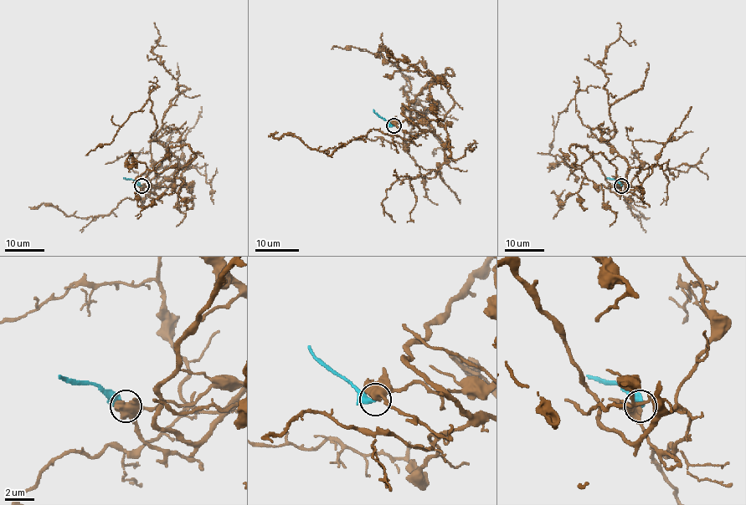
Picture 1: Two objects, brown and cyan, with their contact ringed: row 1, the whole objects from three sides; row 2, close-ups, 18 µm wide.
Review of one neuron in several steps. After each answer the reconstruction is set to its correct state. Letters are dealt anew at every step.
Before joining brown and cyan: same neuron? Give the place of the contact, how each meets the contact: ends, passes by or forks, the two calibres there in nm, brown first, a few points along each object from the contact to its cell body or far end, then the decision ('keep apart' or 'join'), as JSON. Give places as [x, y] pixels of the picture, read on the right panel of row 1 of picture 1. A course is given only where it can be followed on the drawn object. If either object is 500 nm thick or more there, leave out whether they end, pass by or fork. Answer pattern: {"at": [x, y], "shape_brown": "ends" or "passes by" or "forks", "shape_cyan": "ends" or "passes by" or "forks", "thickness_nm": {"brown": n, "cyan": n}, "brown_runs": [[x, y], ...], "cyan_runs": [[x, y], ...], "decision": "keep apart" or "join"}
{"at": [621, 186], "thickness_nm": {"brown": 500, "cyan": 400}, "brown_runs": [[621, 186], [600, 152], [577, 165], [569, 147], [619, 195], [628, 163], [608, 141], [600, 64], [629, 46]], "cyan_runs": [[621, 186], [615, 180], [606, 177]], "decision": "keep apart"}

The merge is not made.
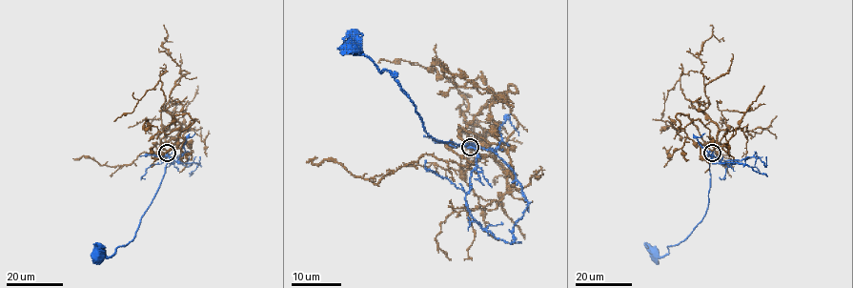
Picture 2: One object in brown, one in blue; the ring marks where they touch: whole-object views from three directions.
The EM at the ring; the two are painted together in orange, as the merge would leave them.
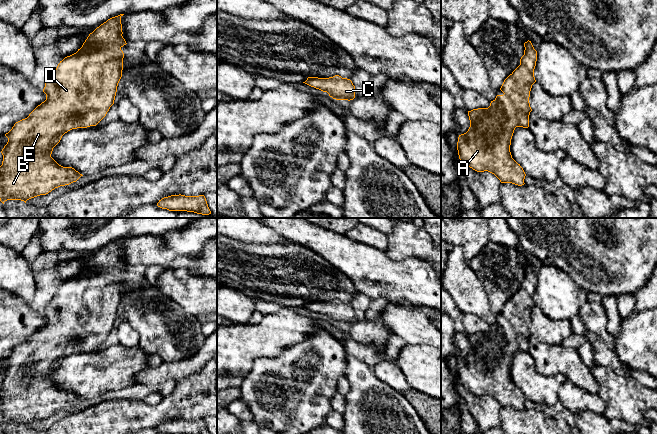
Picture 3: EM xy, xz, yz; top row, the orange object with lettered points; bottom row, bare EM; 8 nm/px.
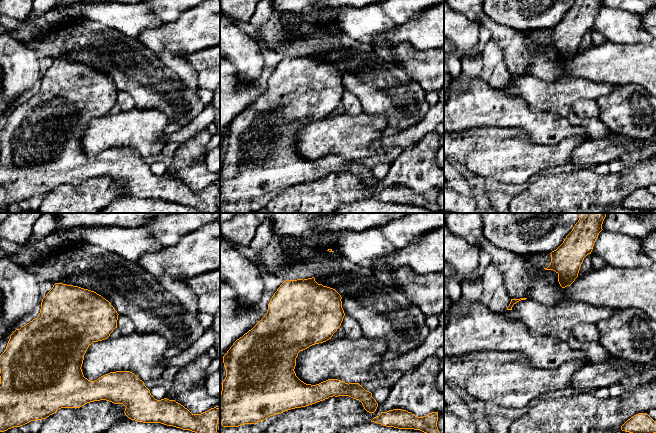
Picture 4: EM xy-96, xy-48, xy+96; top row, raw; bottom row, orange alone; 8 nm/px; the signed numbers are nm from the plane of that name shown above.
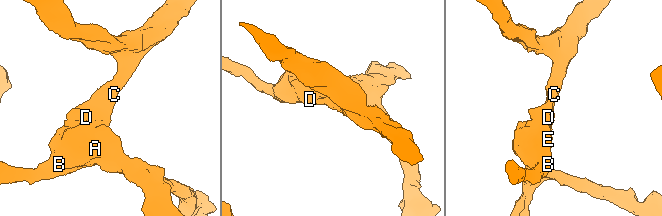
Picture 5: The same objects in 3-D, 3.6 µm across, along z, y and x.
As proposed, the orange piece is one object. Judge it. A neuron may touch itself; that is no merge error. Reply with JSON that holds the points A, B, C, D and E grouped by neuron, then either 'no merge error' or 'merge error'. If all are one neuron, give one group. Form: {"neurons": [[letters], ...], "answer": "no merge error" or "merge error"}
{"neurons": [["A", "B", "C", "D", "E"]], "answer": "no merge error"}

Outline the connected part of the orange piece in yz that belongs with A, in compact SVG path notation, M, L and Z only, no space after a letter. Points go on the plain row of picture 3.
M528 264L525 266L524 271L524 279L520 283L520 289L504 304L500 312L504 318L497 319L496 322L491 325L488 332L478 332L468 335L470 351L466 357L459 359L457 366L459 383L465 390L469 390L477 396L488 395L494 398L501 407L512 407L518 410L525 408L524 403L526 398L520 388L512 382L510 369L516 351L529 351L529 339L532 335L529 321L532 309L536 306L534 293L537 285L537 275L534 273L531 265Z

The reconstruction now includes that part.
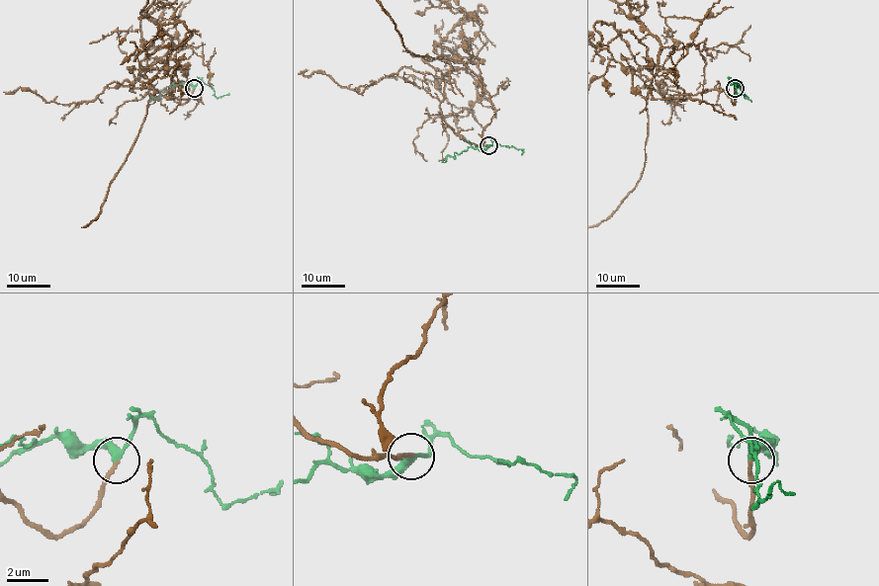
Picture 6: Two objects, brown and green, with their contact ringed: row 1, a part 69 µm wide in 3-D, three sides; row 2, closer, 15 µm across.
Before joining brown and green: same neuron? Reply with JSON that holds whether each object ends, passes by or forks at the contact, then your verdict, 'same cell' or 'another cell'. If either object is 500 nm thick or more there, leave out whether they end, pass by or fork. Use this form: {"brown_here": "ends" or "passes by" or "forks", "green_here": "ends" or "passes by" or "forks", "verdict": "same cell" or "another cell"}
{"brown_here": "ends", "green_here": "passes by", "verdict": "same cell"}

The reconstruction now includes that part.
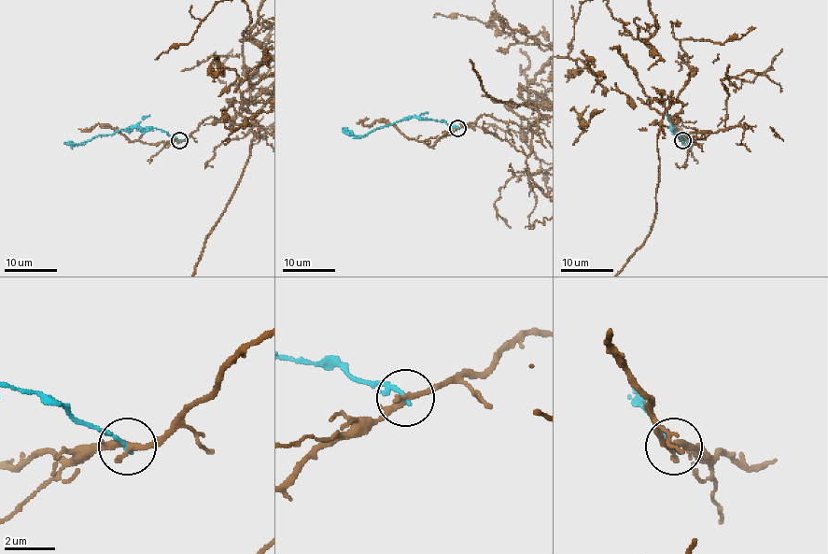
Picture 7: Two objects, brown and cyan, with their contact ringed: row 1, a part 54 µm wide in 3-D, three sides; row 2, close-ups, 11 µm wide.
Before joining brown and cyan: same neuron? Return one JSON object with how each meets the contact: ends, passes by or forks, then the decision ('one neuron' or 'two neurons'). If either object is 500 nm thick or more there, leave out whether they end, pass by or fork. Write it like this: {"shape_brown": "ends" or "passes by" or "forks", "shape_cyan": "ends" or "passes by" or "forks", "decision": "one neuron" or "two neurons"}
{"shape_brown": "passes by", "shape_cyan": "ends", "decision": "two neurons"}

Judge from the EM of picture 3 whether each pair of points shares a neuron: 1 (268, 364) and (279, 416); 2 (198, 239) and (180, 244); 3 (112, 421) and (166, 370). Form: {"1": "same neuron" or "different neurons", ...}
{"1": "same neuron", "2": "same neuron", "3": "different neurons"}

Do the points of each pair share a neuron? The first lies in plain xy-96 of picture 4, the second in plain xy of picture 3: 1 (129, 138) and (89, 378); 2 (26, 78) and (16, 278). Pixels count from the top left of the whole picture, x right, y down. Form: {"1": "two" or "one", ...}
{"1": "one", "2": "one"}

